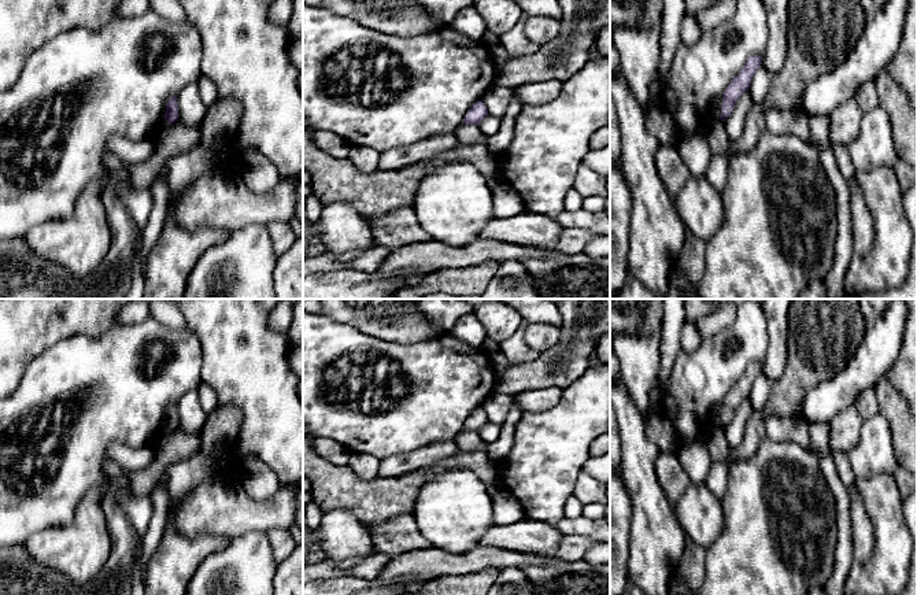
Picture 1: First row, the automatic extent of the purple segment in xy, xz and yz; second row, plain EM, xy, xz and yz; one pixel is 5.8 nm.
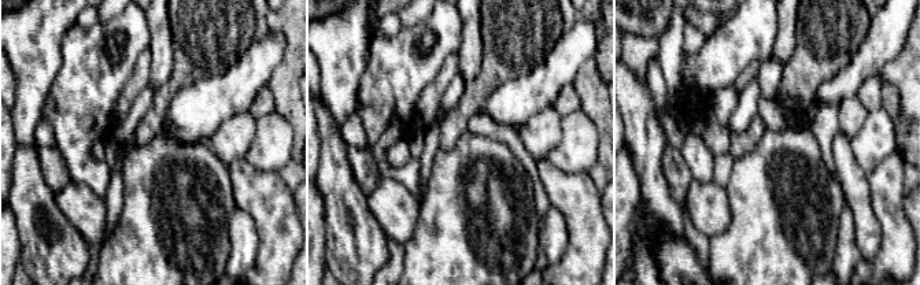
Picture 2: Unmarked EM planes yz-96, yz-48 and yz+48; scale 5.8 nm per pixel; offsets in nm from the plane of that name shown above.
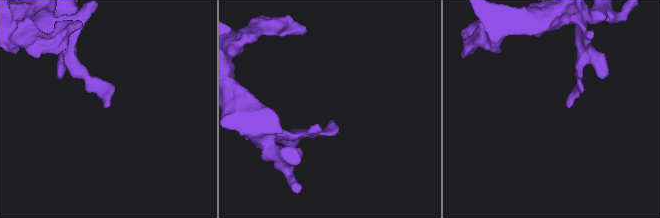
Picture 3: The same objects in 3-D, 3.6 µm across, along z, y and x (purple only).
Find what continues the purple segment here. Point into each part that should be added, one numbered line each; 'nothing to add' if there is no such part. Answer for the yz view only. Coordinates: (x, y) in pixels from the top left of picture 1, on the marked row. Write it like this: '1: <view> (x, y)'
nothing to add

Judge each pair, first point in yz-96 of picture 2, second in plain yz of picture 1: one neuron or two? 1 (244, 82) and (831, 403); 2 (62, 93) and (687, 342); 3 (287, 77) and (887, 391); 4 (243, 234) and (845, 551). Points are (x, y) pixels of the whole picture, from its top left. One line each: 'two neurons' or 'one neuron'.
1: one neuron
2: two neurons
3: one neuron
4: two neurons

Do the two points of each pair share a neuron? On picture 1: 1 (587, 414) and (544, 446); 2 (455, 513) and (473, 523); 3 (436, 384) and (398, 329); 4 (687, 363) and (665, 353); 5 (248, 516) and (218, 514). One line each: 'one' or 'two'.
1: one
2: one
3: two
4: two
5: one

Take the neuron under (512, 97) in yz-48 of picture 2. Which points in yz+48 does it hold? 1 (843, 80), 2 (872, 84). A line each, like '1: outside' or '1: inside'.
1: inside
2: outside

